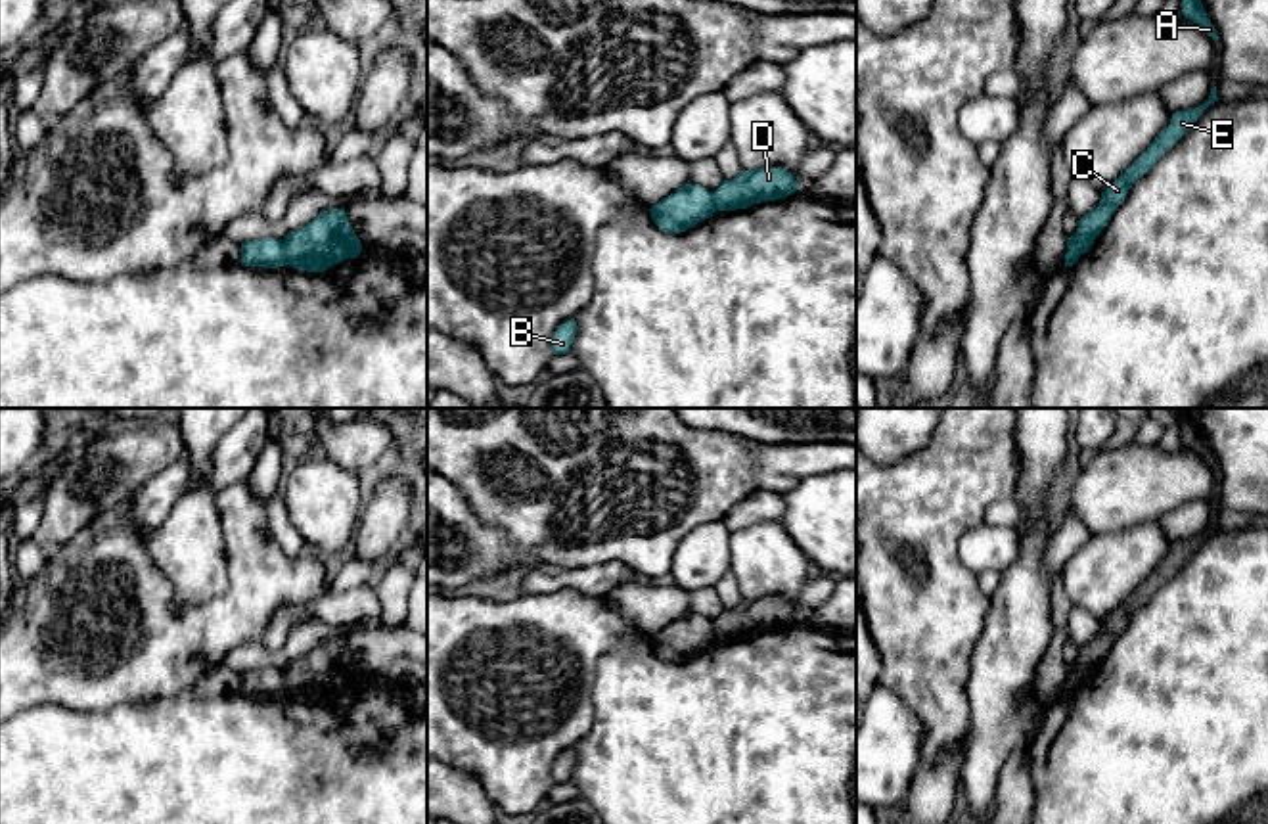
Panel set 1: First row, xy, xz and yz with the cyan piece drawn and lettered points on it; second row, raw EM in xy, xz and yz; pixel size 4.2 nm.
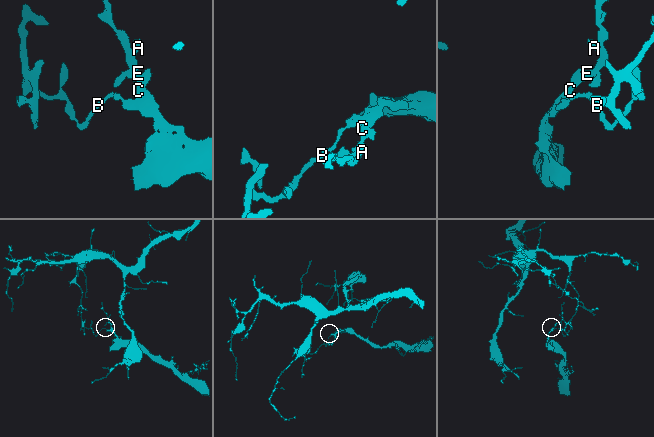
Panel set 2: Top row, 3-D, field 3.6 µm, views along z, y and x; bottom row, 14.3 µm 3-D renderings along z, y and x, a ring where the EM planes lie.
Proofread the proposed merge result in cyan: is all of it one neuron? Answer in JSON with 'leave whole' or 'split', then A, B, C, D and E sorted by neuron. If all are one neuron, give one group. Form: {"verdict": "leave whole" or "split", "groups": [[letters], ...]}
{"verdict": "split", "groups": [["A", "C", "D", "E"], ["B"]]}

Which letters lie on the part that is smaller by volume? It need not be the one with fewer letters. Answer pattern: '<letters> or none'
A, C, D, E

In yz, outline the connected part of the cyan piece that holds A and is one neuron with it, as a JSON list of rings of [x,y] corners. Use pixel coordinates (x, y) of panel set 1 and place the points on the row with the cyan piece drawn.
[[[1182,0],[1182,13],[1186,19],[1197,23],[1214,42],[1218,40],[1216,29],[1207,17],[1201,0]]]

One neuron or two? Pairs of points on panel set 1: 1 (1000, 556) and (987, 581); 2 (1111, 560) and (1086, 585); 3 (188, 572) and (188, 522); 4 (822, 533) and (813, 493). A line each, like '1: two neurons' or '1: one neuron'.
1: two neurons
2: one neuron
3: one neuron
4: one neuron

